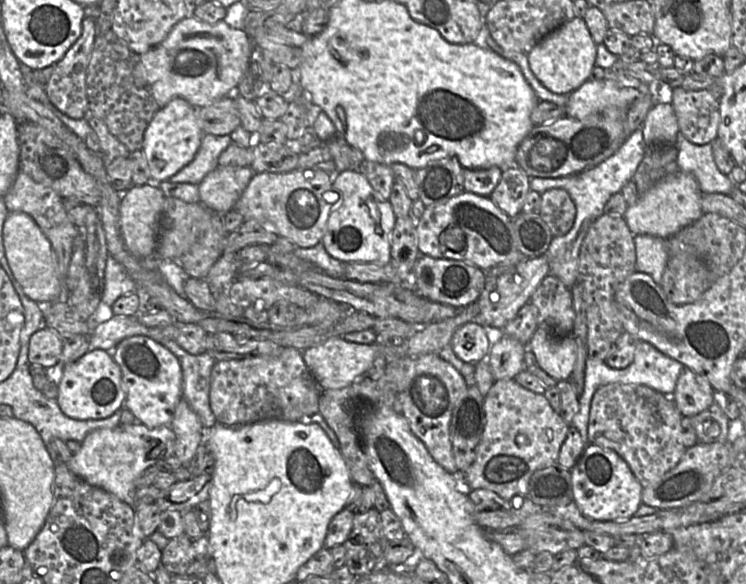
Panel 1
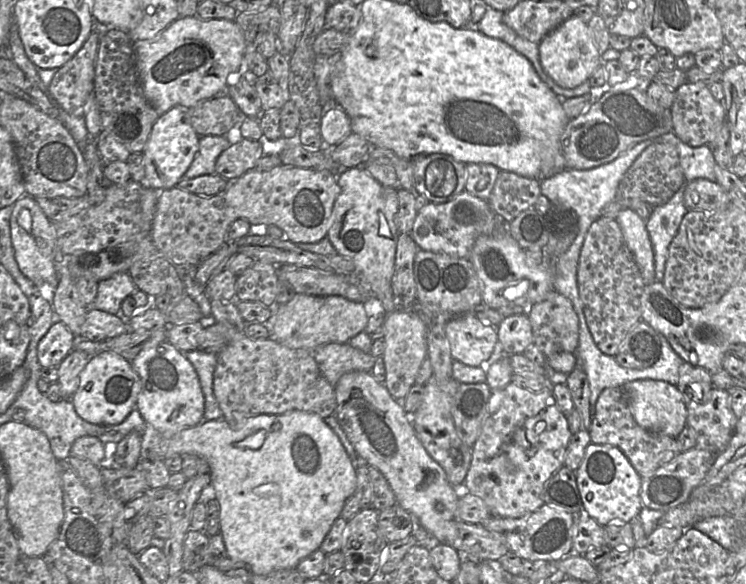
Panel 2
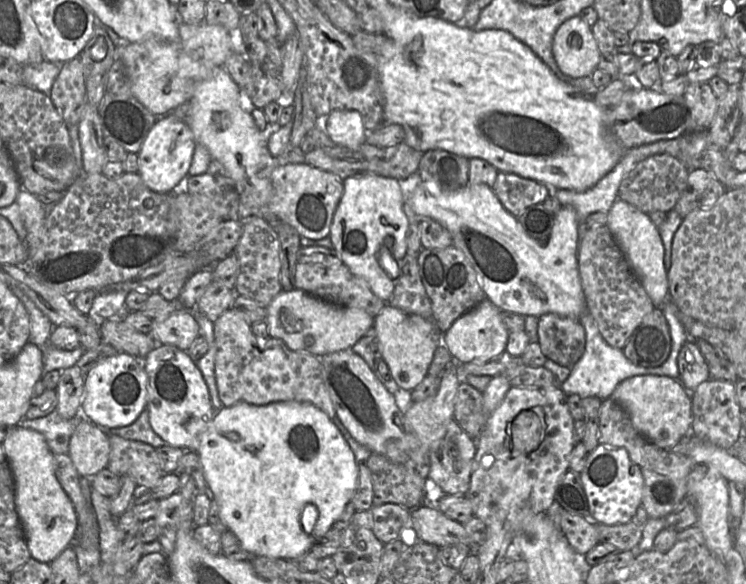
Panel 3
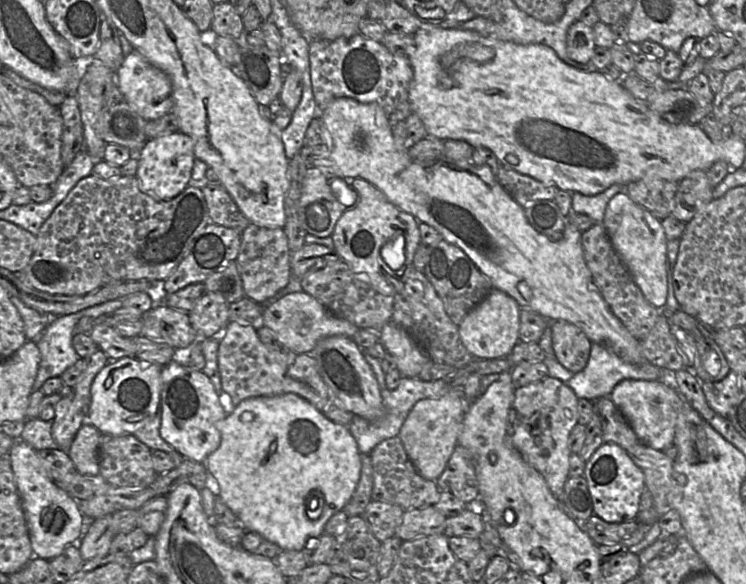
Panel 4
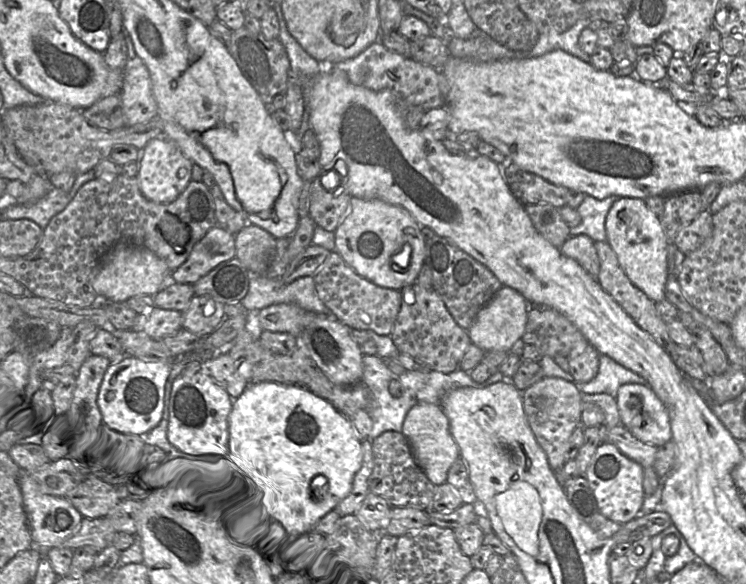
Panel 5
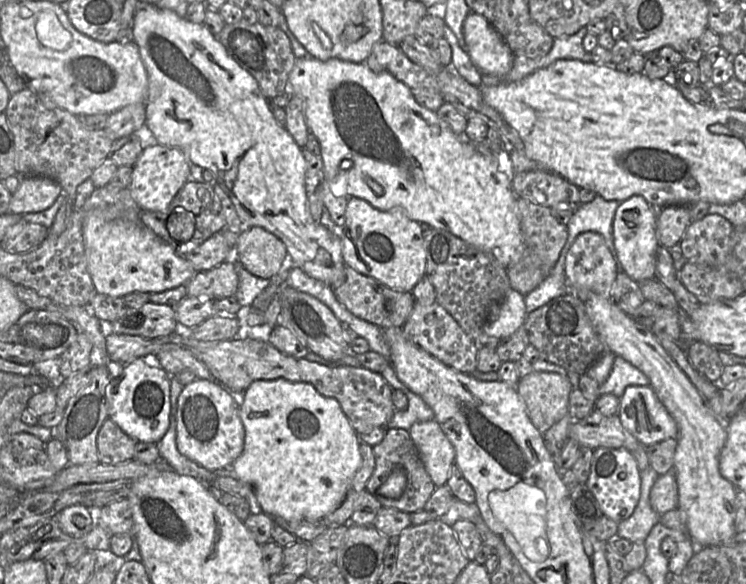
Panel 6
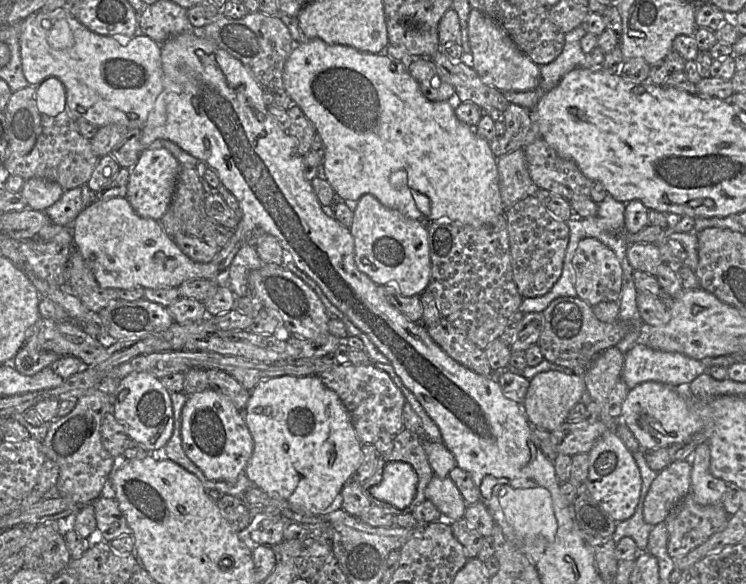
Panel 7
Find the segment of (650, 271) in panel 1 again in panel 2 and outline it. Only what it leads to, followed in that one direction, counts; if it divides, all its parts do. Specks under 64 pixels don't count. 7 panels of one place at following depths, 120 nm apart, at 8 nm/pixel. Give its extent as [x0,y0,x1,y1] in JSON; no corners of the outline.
[646,186,687,283]

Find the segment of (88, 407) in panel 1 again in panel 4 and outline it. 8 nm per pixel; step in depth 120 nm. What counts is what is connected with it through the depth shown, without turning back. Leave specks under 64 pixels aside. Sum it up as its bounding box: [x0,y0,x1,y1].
[87,357,162,435]

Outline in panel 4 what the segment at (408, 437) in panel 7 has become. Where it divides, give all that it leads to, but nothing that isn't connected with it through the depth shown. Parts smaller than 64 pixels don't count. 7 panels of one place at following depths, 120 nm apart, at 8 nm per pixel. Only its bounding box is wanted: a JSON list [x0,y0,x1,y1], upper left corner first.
[370,437,441,511]

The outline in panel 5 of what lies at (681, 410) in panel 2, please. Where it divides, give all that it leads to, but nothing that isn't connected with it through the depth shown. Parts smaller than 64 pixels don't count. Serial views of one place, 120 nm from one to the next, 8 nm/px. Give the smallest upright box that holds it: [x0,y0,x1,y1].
[615,385,672,447]

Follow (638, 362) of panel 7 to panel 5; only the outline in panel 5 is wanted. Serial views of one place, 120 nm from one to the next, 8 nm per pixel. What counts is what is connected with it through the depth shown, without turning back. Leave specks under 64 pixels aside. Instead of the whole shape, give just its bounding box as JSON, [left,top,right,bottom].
[575,354,648,398]

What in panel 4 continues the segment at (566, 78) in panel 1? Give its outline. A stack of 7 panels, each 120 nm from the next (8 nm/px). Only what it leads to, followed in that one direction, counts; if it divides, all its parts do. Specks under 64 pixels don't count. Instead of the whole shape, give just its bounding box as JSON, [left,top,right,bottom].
[567,19,596,62]

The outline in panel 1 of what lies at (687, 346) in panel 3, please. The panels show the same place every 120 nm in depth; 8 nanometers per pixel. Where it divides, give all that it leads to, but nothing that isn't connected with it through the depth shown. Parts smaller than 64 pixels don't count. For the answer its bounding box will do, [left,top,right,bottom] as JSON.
[673,367,717,418]

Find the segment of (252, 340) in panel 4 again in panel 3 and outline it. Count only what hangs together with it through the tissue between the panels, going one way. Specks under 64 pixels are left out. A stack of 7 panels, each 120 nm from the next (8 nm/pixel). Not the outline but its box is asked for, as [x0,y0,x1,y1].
[214,307,336,418]

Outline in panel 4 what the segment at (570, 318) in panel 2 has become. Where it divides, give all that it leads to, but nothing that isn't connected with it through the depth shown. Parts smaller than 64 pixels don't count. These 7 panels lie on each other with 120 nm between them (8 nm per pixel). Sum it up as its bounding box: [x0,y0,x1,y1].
[550,320,592,373]

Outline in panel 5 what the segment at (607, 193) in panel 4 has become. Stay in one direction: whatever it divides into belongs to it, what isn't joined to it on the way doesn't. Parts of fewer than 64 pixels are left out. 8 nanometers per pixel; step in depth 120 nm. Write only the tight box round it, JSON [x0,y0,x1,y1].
[570,195,621,241]

